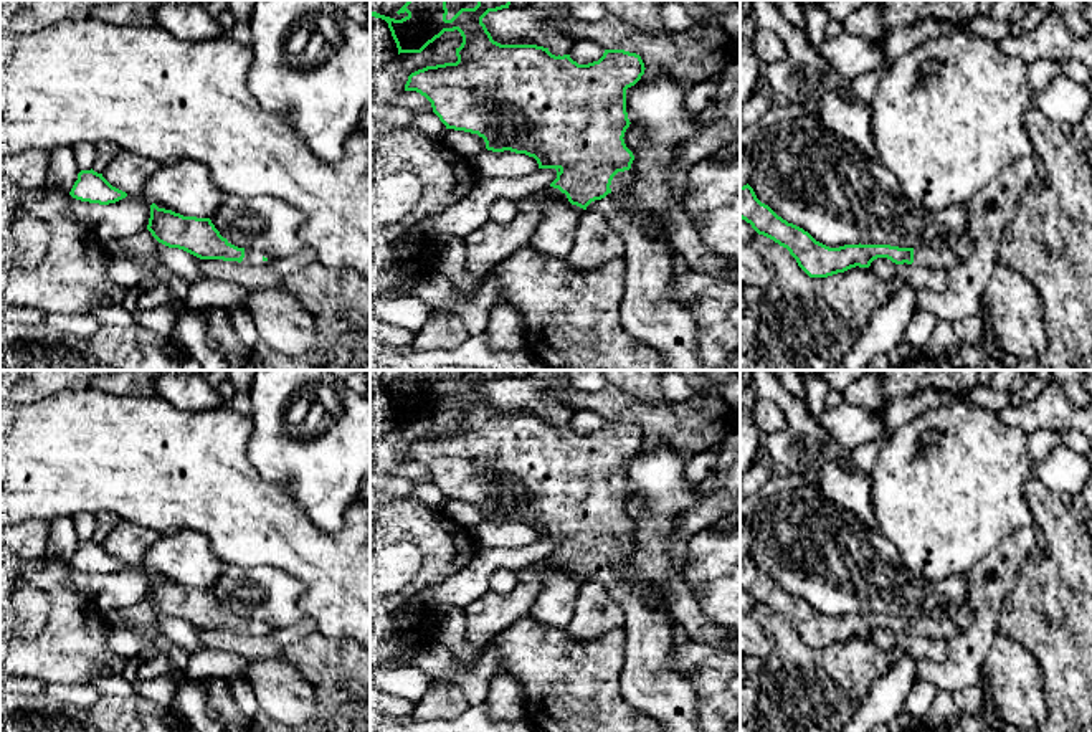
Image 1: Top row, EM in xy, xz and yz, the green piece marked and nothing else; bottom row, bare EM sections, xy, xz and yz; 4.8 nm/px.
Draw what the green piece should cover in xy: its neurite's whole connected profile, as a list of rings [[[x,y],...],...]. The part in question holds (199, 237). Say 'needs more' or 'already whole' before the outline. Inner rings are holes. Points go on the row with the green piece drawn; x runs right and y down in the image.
needs more | [[[150,205],[147,230],[152,236],[169,246],[183,250],[200,259],[238,261],[259,264],[268,261],[259,251],[238,248],[220,235],[210,218],[183,216],[172,210]]]

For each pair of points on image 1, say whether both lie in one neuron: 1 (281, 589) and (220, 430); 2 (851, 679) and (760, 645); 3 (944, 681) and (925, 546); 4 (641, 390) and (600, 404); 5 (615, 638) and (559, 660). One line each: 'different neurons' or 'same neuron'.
1: different neurons
2: different neurons
3: different neurons
4: different neurons
5: same neuron

